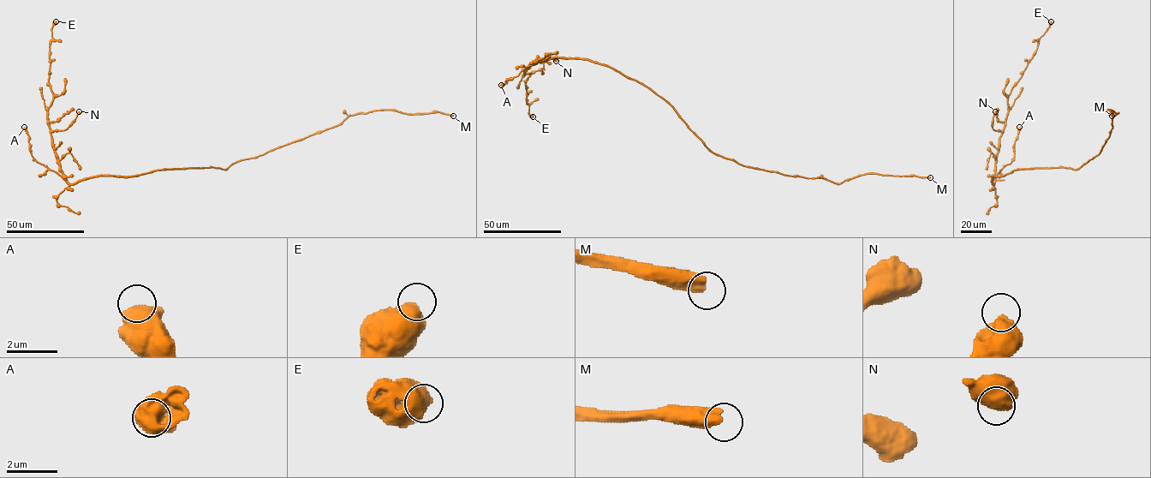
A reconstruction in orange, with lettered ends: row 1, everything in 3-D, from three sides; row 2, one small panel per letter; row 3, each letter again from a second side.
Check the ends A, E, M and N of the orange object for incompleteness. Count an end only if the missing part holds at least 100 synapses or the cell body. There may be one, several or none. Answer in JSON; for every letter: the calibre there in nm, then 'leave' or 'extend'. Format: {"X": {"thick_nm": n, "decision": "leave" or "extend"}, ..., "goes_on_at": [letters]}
{"A": {"thick_nm": 750, "decision": "leave"}, "E": {"thick_nm": 750, "decision": "leave"}, "M": {"thick_nm": 480, "decision": "extend"}, "N": {"thick_nm": 650, "decision": "leave"}, "goes_on_at": ["M"]}

